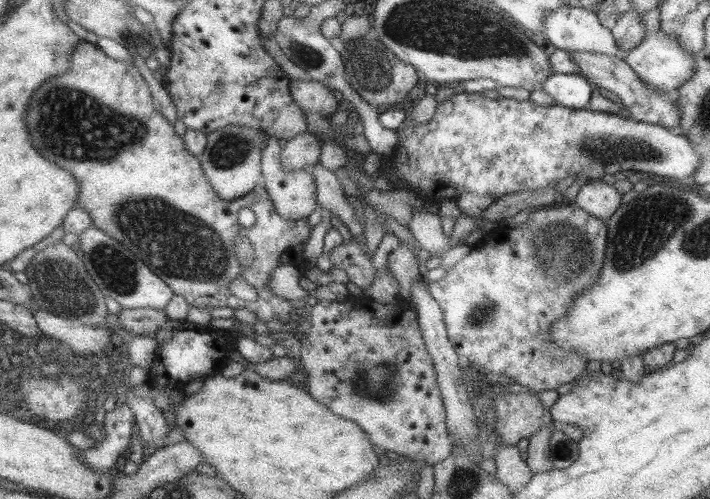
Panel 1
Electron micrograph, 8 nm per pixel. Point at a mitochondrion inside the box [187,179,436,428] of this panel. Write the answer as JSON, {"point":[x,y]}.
{"point":[381,384]}

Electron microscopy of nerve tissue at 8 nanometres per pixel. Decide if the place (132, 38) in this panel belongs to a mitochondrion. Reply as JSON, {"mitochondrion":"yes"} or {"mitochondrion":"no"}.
{"mitochondrion":"yes"}

